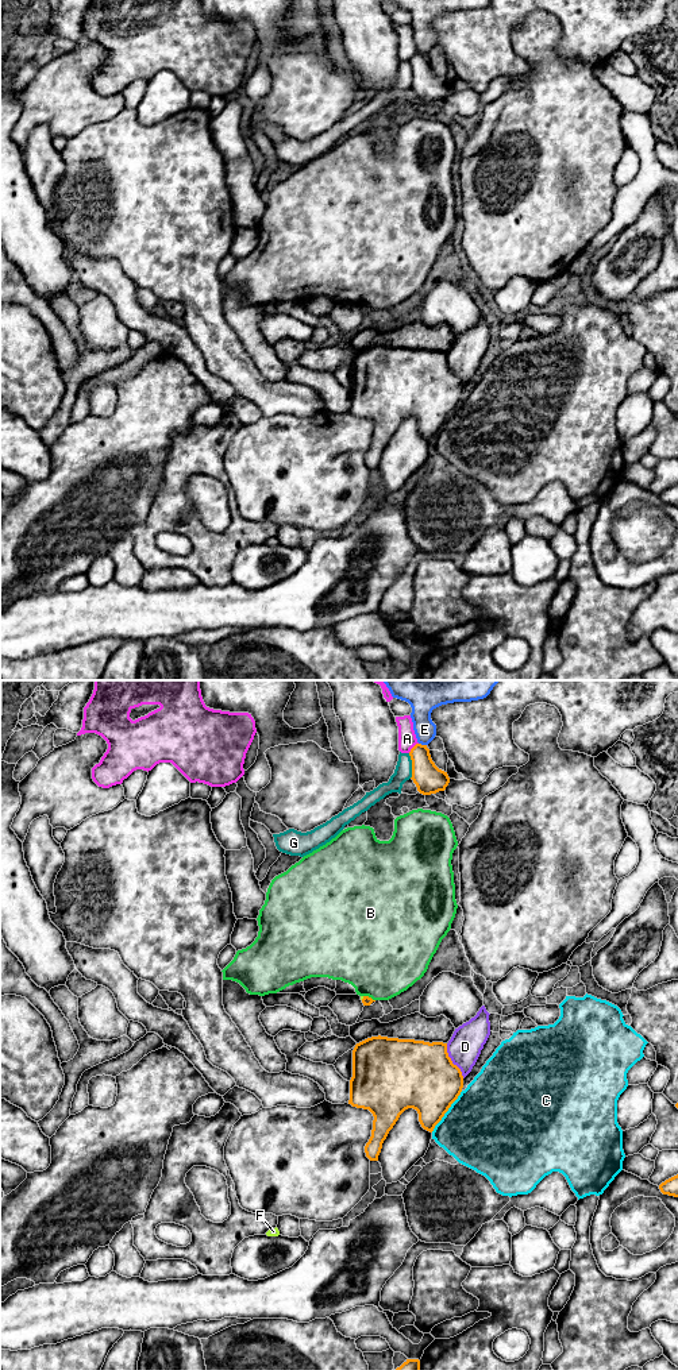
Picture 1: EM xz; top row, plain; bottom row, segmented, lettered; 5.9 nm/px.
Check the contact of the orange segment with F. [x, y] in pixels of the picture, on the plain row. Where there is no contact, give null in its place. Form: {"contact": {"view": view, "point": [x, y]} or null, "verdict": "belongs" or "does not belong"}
{"contact": {"view": "xz", "point": [363, 307]}, "verdict": "does not belong"}

